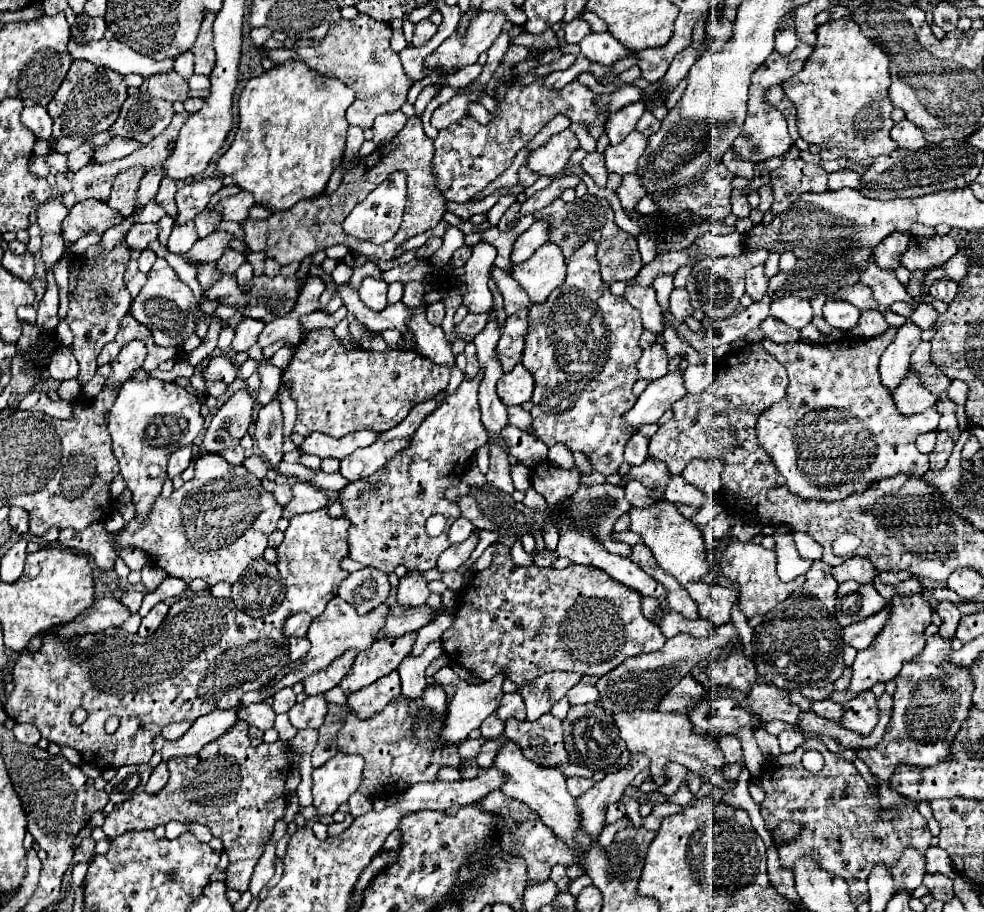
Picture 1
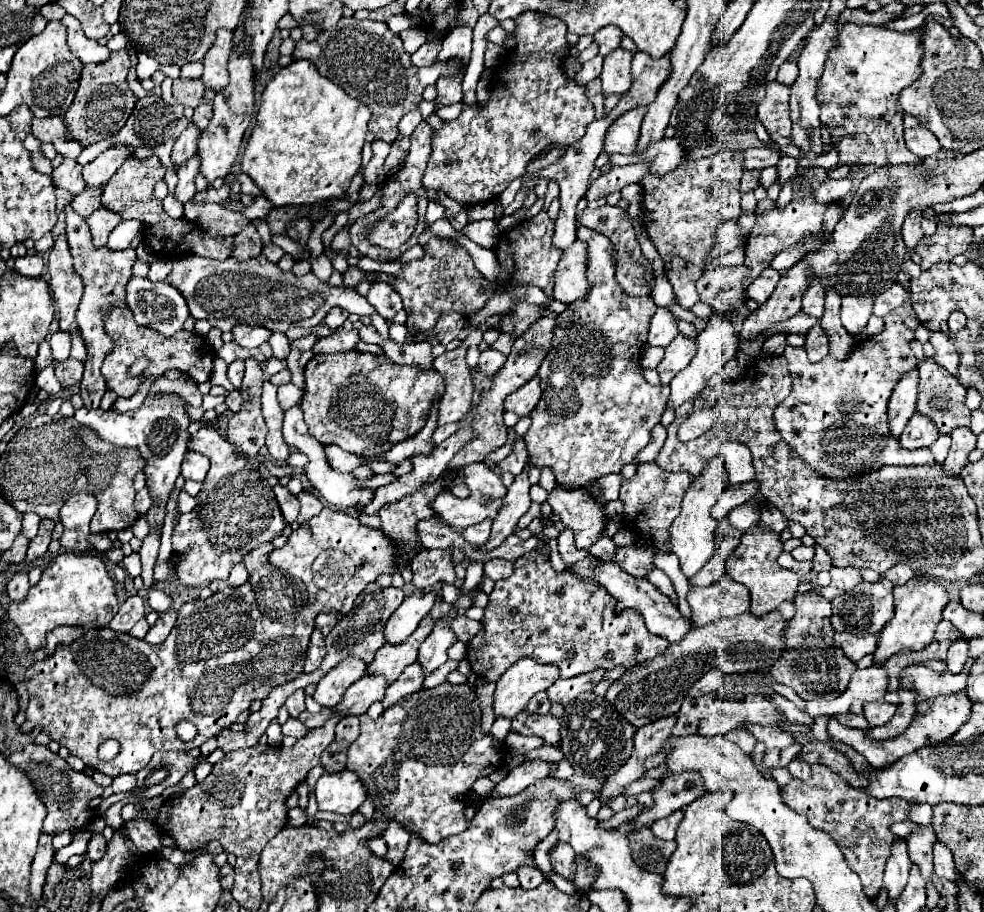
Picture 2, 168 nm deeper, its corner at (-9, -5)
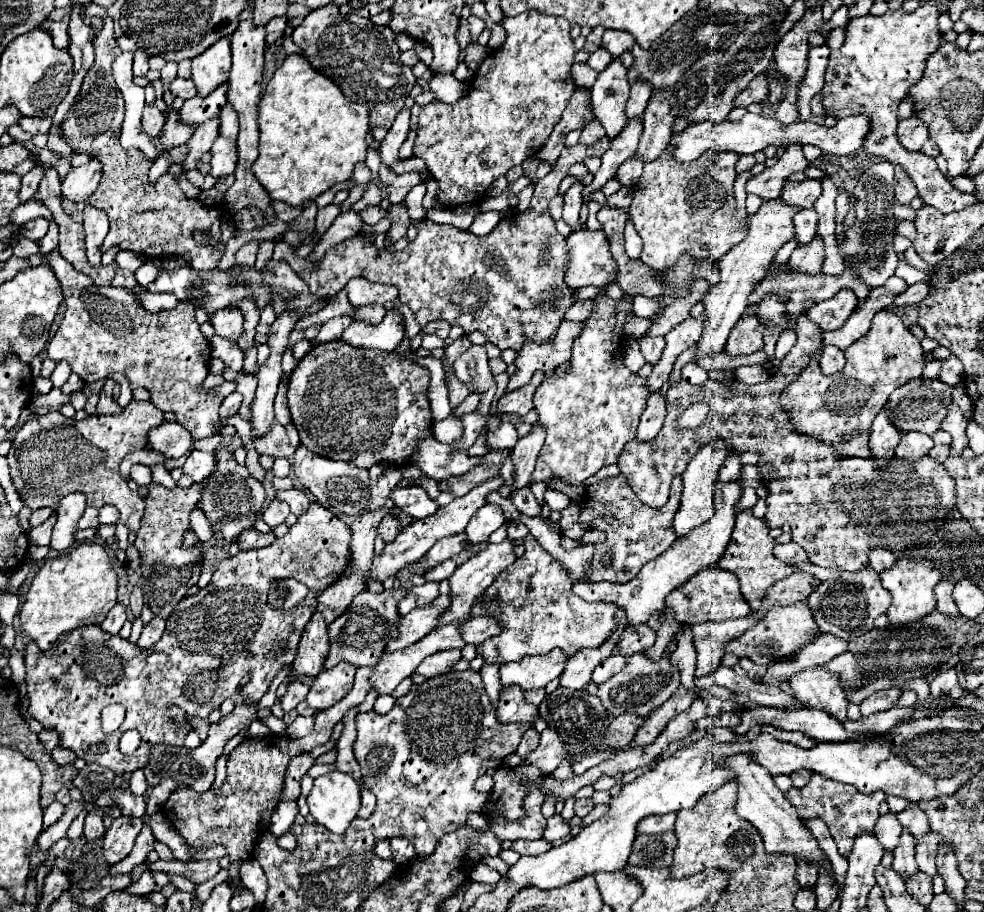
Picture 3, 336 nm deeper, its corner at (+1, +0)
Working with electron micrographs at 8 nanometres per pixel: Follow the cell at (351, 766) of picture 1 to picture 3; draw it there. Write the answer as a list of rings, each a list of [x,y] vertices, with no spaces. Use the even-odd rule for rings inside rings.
[[[338,770],[318,776],[314,780],[312,792],[308,794],[308,806],[310,806],[310,816],[318,824],[326,826],[334,834],[344,834],[360,810],[360,786],[350,774],[344,774]]]

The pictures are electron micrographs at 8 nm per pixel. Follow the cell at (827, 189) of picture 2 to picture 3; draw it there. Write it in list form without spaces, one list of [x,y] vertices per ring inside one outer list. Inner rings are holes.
[[[804,180],[804,182],[788,182],[782,190],[782,200],[786,204],[798,208],[812,208],[816,198],[820,196],[822,188],[818,180]]]

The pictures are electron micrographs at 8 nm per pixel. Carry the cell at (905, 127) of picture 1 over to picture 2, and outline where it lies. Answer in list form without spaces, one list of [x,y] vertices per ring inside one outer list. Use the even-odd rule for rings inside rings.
[[[920,125],[906,129],[904,139],[906,139],[906,147],[912,153],[916,153],[918,157],[928,157],[928,155],[934,155],[940,151],[940,143],[938,143],[936,135]]]

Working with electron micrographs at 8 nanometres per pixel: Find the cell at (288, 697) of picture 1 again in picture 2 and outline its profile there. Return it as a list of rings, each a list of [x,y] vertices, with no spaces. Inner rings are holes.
[[[298,689],[298,691],[294,691],[288,699],[286,699],[286,709],[288,709],[288,713],[290,713],[290,717],[298,717],[306,707],[304,707],[304,691],[302,689]]]

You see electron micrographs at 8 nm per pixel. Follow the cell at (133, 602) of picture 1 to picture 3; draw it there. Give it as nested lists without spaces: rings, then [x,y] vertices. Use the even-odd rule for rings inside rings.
[[[116,604],[110,612],[108,612],[108,616],[106,616],[106,620],[100,624],[100,628],[104,630],[104,632],[110,632],[110,634],[118,634],[120,632],[120,628],[122,628],[122,624],[126,622],[126,608],[122,606],[122,604]]]

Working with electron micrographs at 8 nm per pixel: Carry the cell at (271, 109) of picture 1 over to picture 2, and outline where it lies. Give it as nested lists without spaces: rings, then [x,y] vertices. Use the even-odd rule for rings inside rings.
[[[292,61],[266,85],[262,93],[256,125],[240,161],[242,173],[246,173],[258,185],[274,207],[318,205],[330,197],[342,197],[350,185],[350,179],[360,169],[360,153],[368,131],[368,119],[370,109],[358,99],[346,95],[346,91],[342,91],[330,79],[322,77],[310,61]]]

